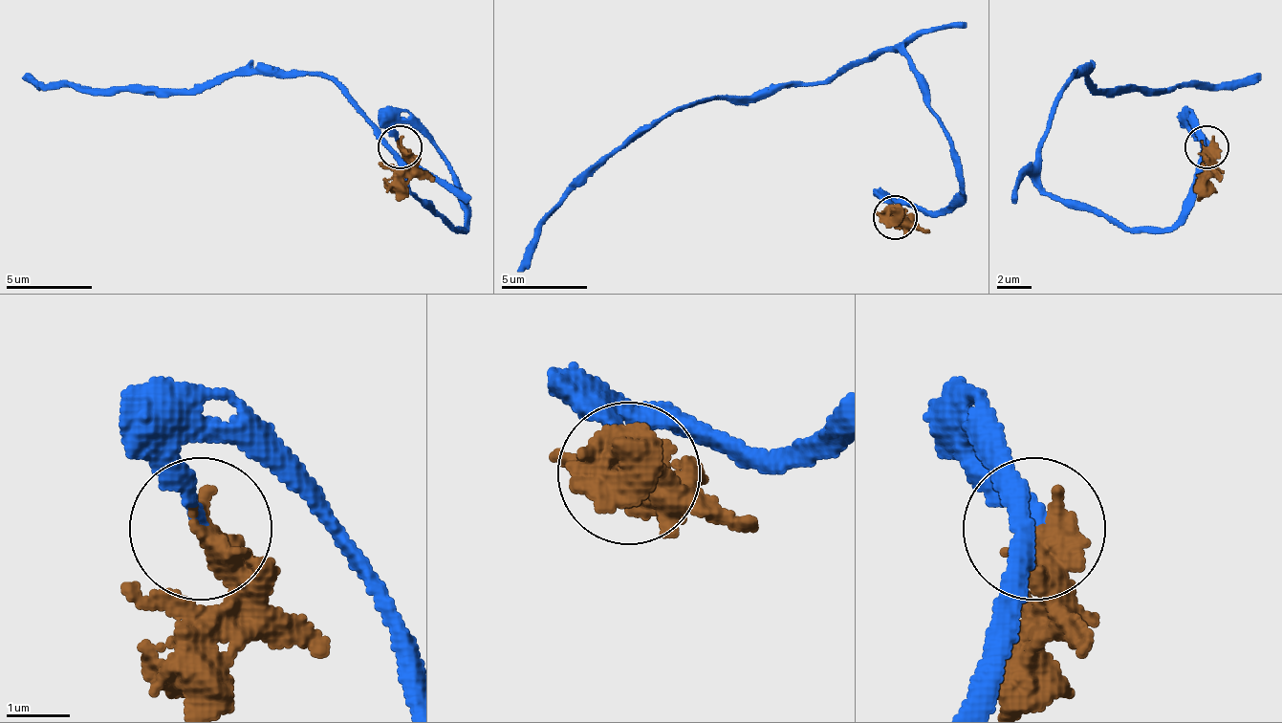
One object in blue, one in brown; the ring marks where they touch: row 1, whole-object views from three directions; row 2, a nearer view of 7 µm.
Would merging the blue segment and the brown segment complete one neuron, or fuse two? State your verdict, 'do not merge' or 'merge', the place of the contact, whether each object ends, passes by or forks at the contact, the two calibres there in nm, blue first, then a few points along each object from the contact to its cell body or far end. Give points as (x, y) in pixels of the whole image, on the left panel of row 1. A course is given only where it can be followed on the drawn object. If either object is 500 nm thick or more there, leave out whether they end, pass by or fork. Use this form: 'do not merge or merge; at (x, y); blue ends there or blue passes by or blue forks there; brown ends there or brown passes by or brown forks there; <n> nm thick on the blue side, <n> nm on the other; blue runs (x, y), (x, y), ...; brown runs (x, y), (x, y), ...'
merge; at (400, 147); 240 nm thick on the blue side, 500 nm on the other; blue runs (399, 148), (394, 126), (411, 122), (442, 157), (459, 230), (316, 75), (23, 78); brown runs (399, 148), (407, 178), (394, 200)

